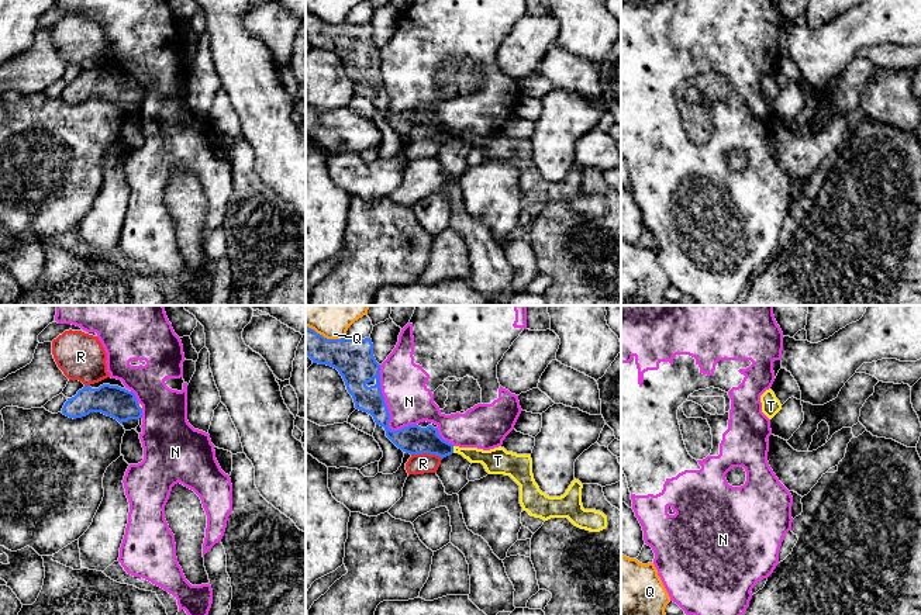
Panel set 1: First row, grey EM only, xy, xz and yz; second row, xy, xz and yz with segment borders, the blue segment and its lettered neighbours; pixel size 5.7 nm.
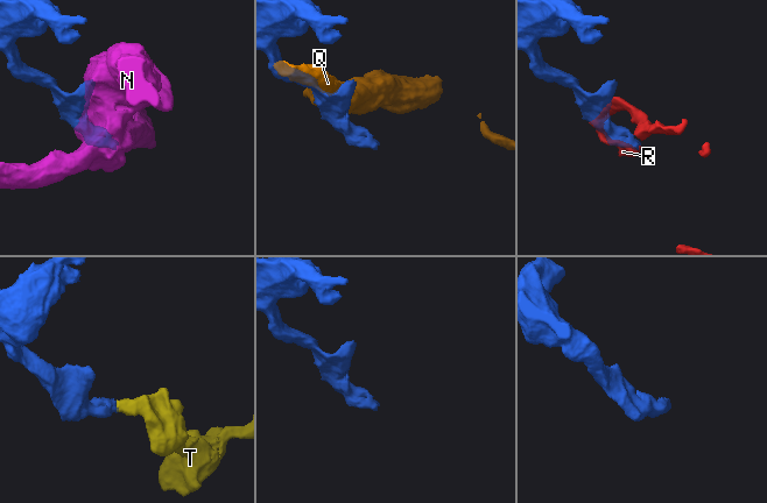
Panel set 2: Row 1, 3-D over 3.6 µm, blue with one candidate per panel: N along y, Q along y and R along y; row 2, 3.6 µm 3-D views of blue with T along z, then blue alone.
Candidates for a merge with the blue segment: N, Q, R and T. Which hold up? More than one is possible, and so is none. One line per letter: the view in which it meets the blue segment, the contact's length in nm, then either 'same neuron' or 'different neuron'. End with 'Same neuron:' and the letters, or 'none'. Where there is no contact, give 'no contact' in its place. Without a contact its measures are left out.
N: meets blue in xz; contact 400 nm long; different neuron
Q: meets blue in xz; contact 240 nm long; different neuron
R: meets blue in xz; contact 180 nm long; different neuron
T: meets blue in xz; contact 40 nm long; same neuron
Same neuron: T

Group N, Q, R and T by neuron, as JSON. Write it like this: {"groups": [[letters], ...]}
{"groups": [["N"], ["Q"], ["R"], ["T"]]}

